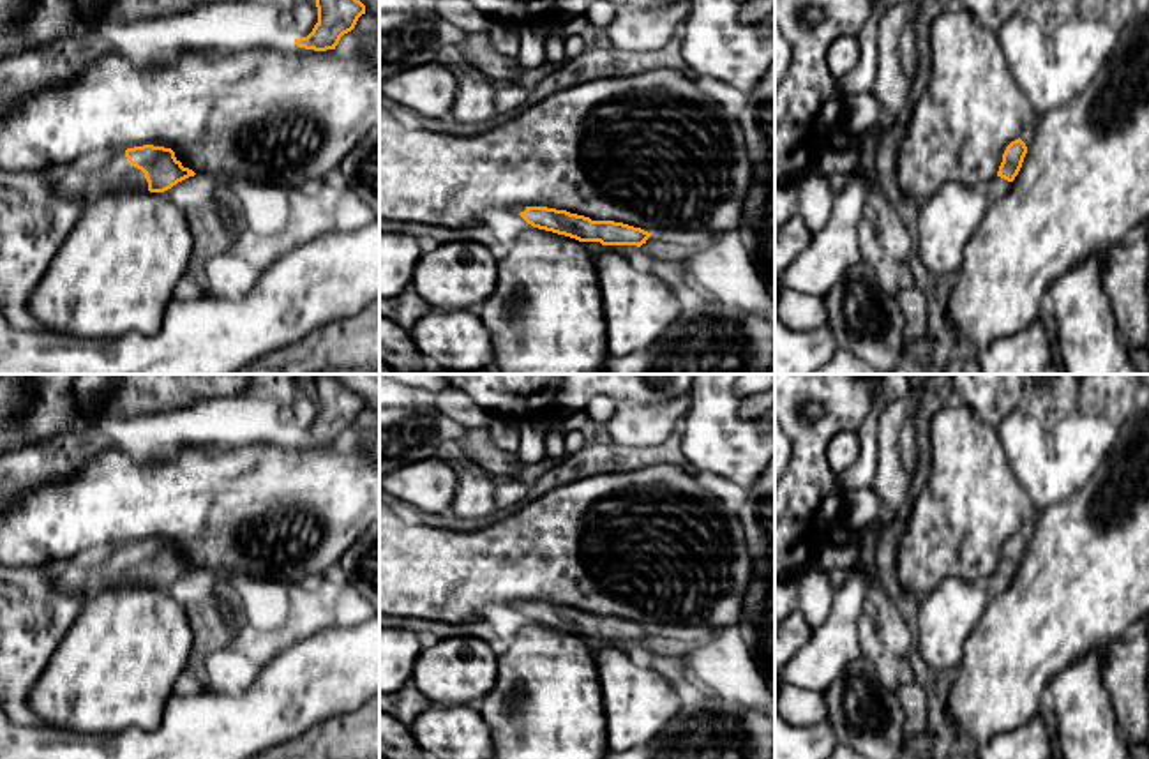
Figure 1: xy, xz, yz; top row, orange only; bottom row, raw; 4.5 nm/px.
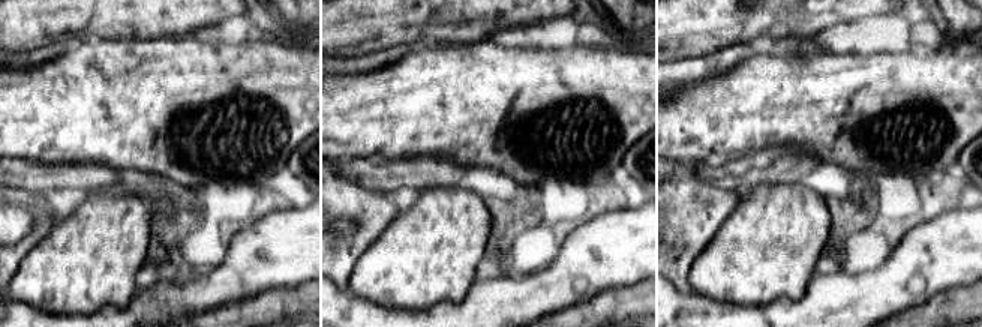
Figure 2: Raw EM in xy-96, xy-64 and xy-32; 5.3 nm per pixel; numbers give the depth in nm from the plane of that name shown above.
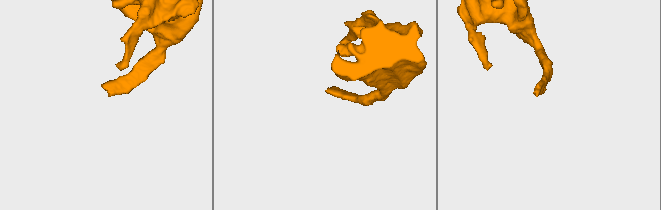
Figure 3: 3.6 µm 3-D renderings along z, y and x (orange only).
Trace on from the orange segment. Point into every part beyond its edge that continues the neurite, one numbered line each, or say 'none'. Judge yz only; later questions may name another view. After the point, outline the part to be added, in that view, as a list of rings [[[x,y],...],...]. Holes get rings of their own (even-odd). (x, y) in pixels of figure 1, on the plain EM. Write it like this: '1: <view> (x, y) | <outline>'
1: yz (998, 583) | [[[994,572],[988,579],[987,579],[987,590],[990,595],[999,595],[1003,591],[1006,591],[1006,588],[1010,586],[1013,577],[1008,577],[1001,572]]]

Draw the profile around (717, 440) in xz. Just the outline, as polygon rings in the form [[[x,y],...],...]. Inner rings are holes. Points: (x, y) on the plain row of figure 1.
[[[695,374],[690,385],[692,406],[685,415],[687,425],[680,436],[681,452],[688,459],[694,473],[715,473],[748,489],[775,459],[775,406],[766,411],[773,418],[768,431],[759,425],[757,418],[741,418],[740,404],[743,397],[734,390],[740,376]]]

